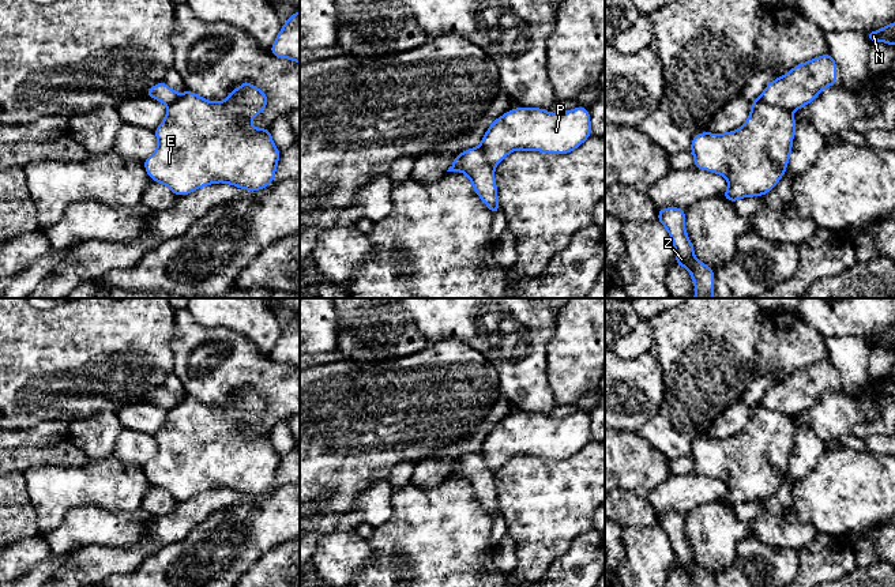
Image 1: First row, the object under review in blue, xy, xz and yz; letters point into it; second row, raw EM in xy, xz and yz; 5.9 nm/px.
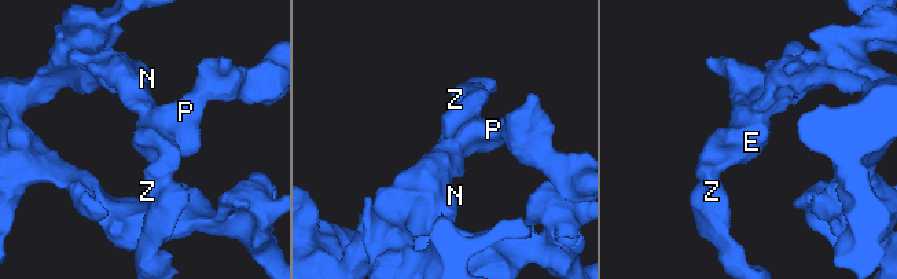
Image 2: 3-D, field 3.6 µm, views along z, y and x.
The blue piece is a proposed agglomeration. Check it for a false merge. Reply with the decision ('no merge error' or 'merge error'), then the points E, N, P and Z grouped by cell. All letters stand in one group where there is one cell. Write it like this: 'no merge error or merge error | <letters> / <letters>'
merge error | E P Z / N

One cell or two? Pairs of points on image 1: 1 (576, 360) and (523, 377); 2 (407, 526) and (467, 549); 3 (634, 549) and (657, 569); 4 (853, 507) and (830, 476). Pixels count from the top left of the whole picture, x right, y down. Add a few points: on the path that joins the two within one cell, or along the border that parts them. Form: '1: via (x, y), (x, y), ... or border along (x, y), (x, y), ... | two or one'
1: border along (549, 338), (546, 345), (546, 380), (555, 401) | two
2: via (422, 541), (431, 549), (452, 549) | one
3: via (639, 552), (651, 564) | one
4: via (853, 499), (838, 484) | one

